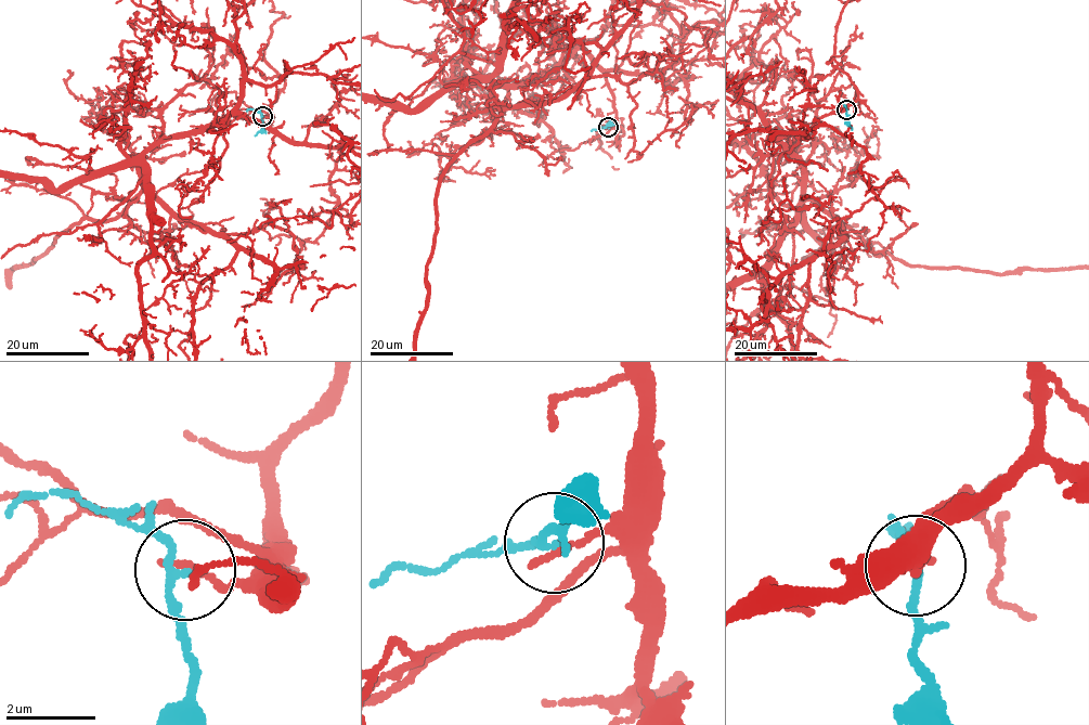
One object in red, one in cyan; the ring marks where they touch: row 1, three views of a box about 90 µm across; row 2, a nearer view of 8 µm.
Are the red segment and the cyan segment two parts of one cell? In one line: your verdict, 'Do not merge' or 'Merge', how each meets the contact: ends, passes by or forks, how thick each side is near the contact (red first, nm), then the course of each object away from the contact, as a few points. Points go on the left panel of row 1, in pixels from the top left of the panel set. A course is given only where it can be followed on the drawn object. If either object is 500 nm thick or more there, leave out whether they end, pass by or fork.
Do not merge. At the ring red ends. At the ring cyan passes by. Thickness 160 nm (red) against 140 nm. Course of red: (263, 116), (160, 140), (131, 202), (65, 230), (7, 289). Course of cyan: (263, 116), (263, 128), (255, 136)

